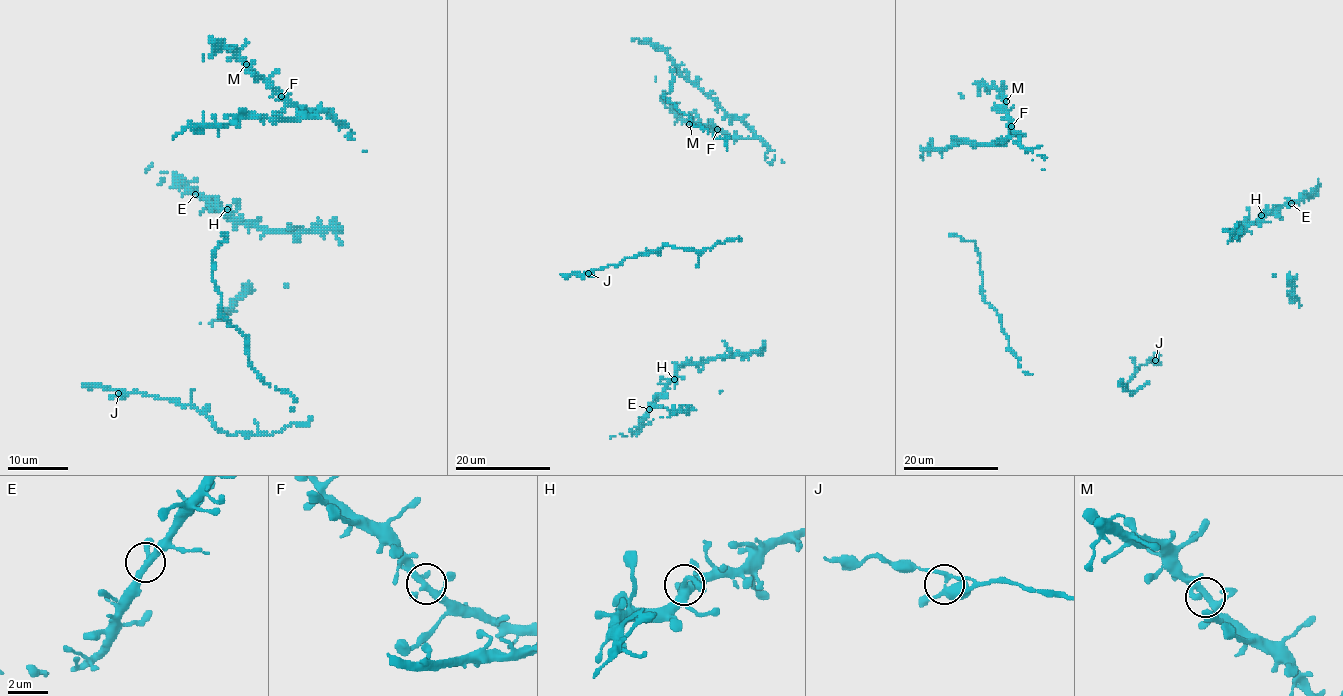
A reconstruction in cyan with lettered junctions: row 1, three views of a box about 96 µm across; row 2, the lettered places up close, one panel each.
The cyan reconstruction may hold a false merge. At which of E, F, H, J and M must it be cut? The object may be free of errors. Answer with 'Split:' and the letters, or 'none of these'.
Split: none of these

